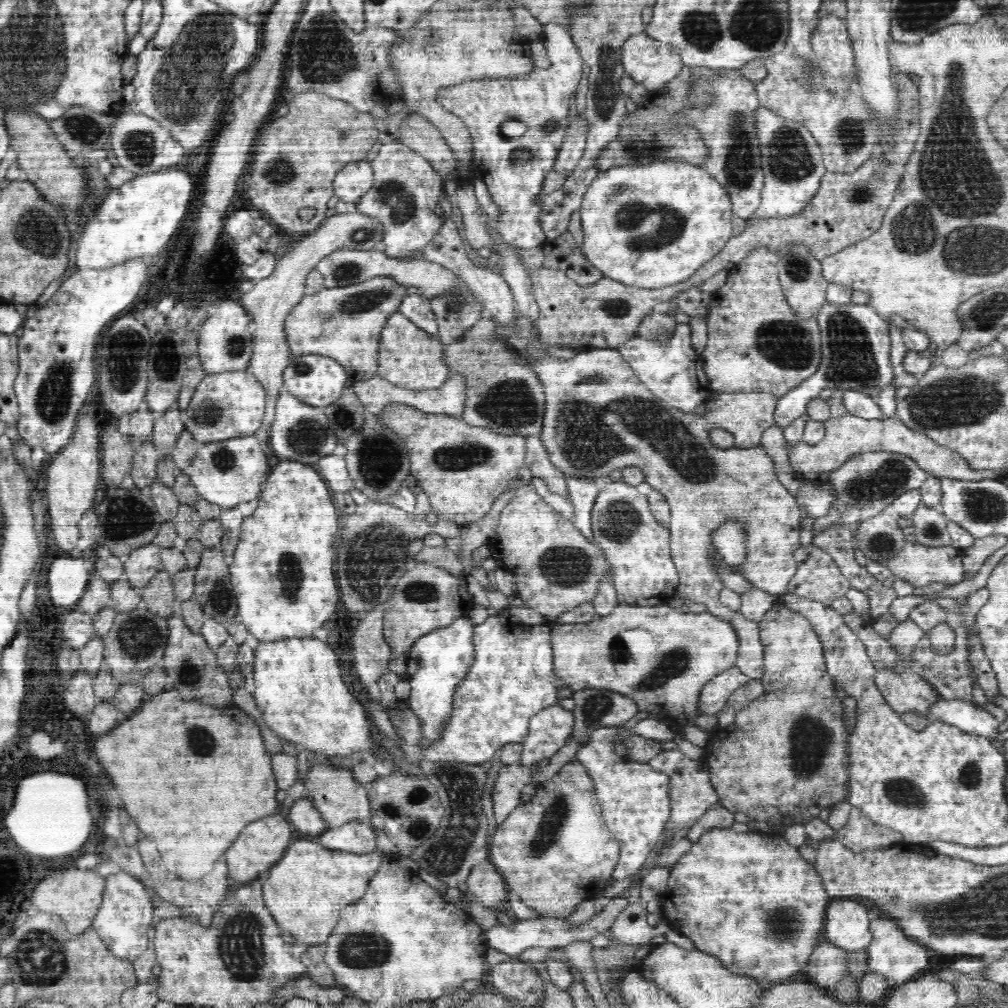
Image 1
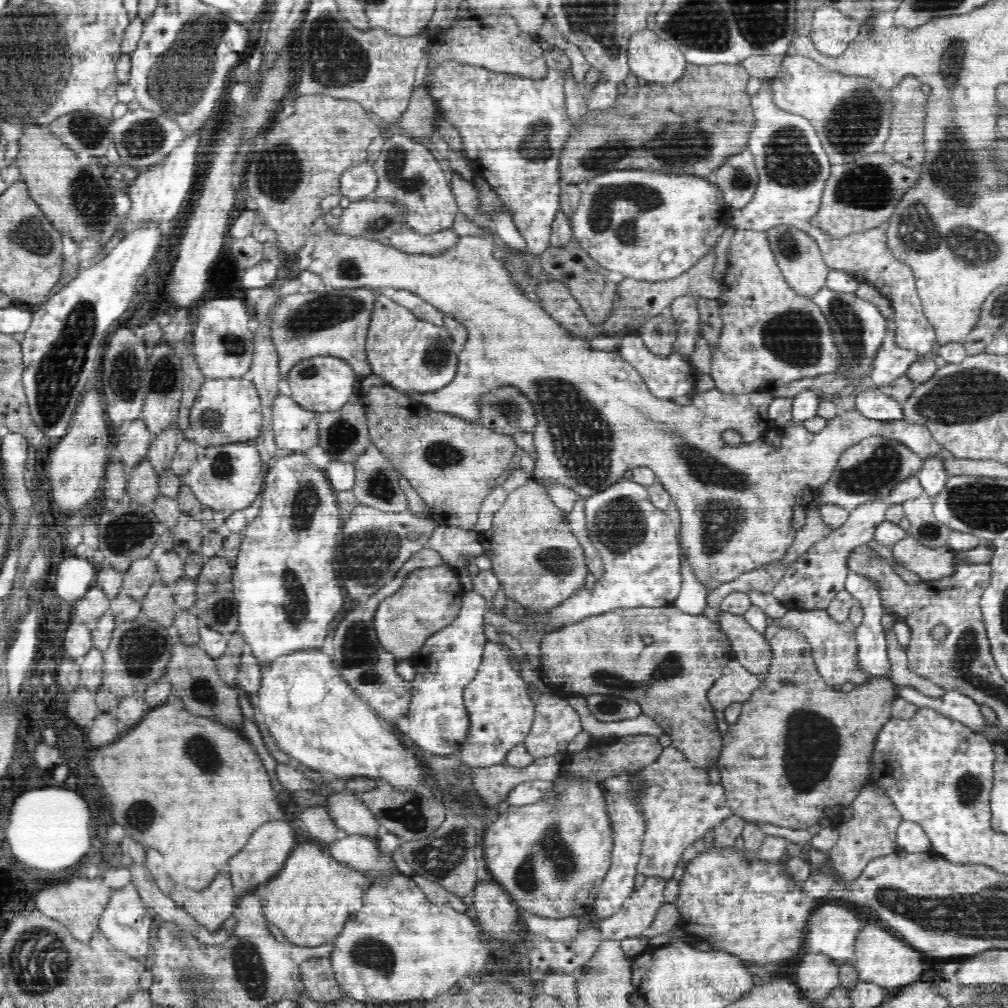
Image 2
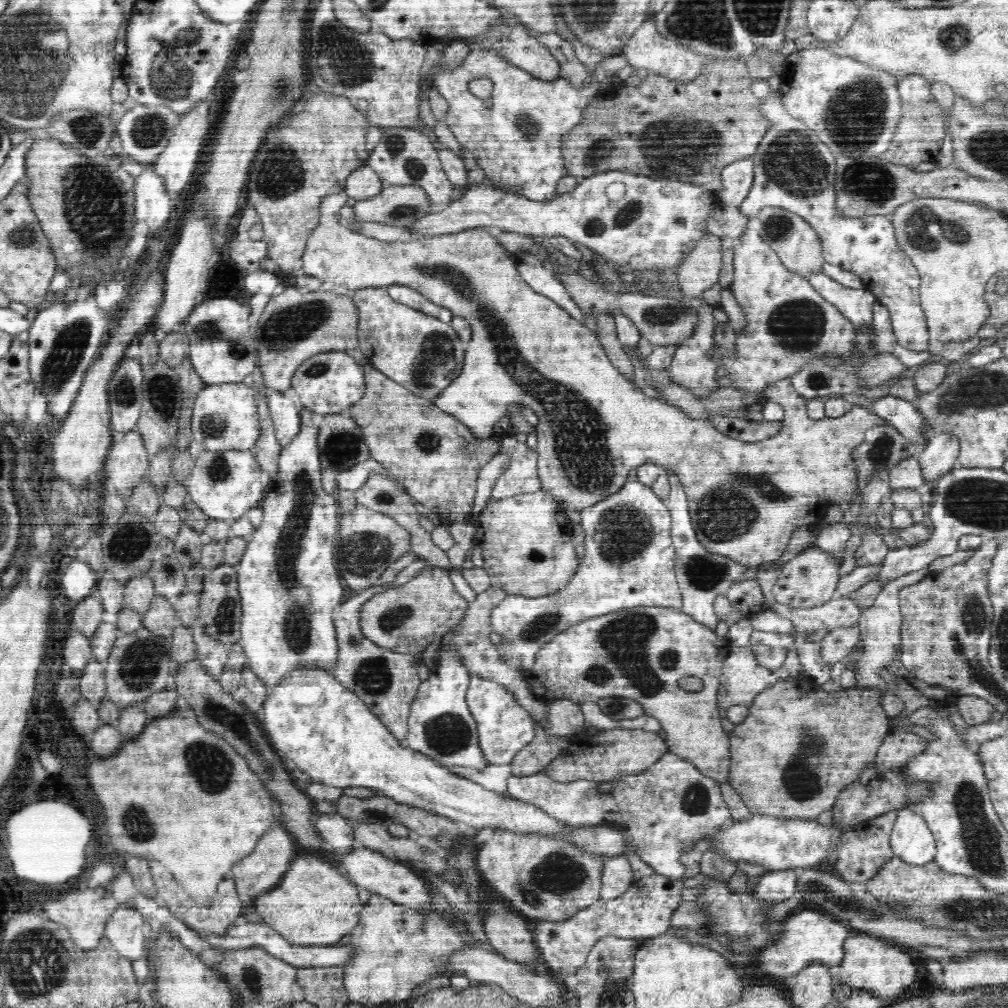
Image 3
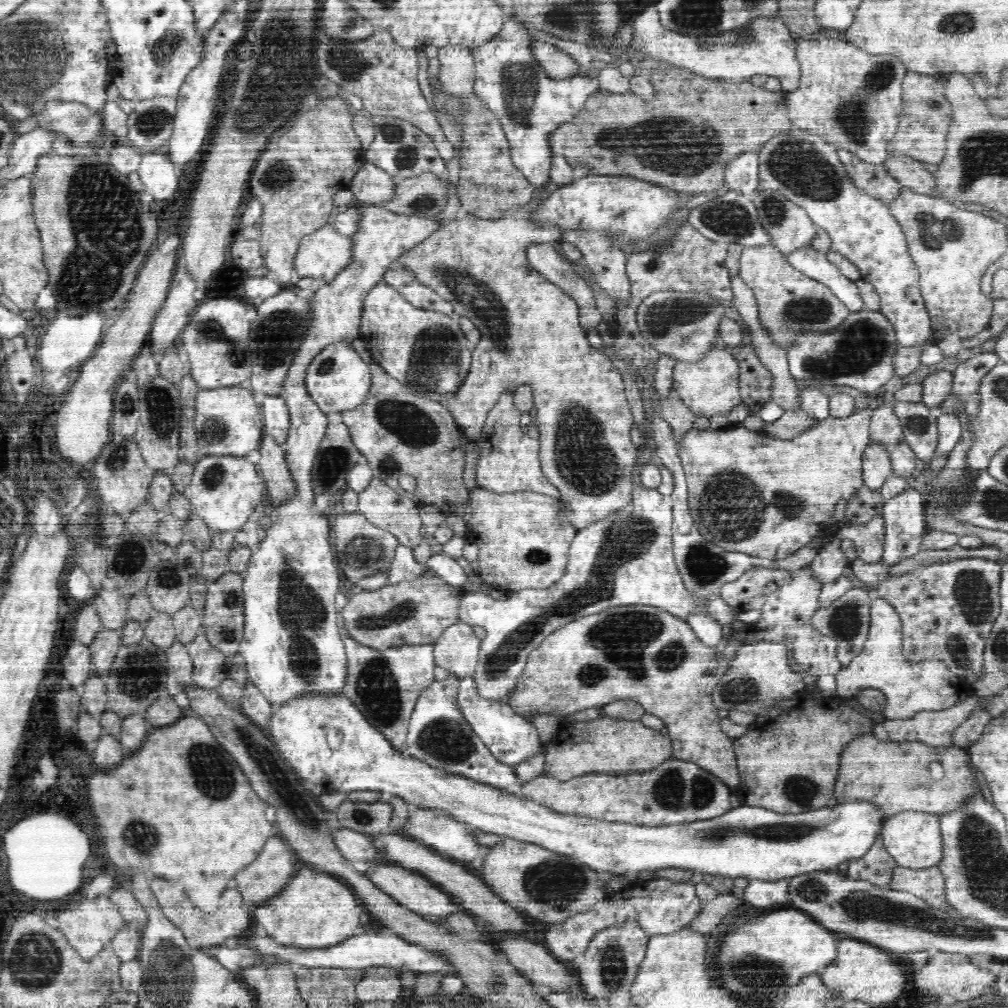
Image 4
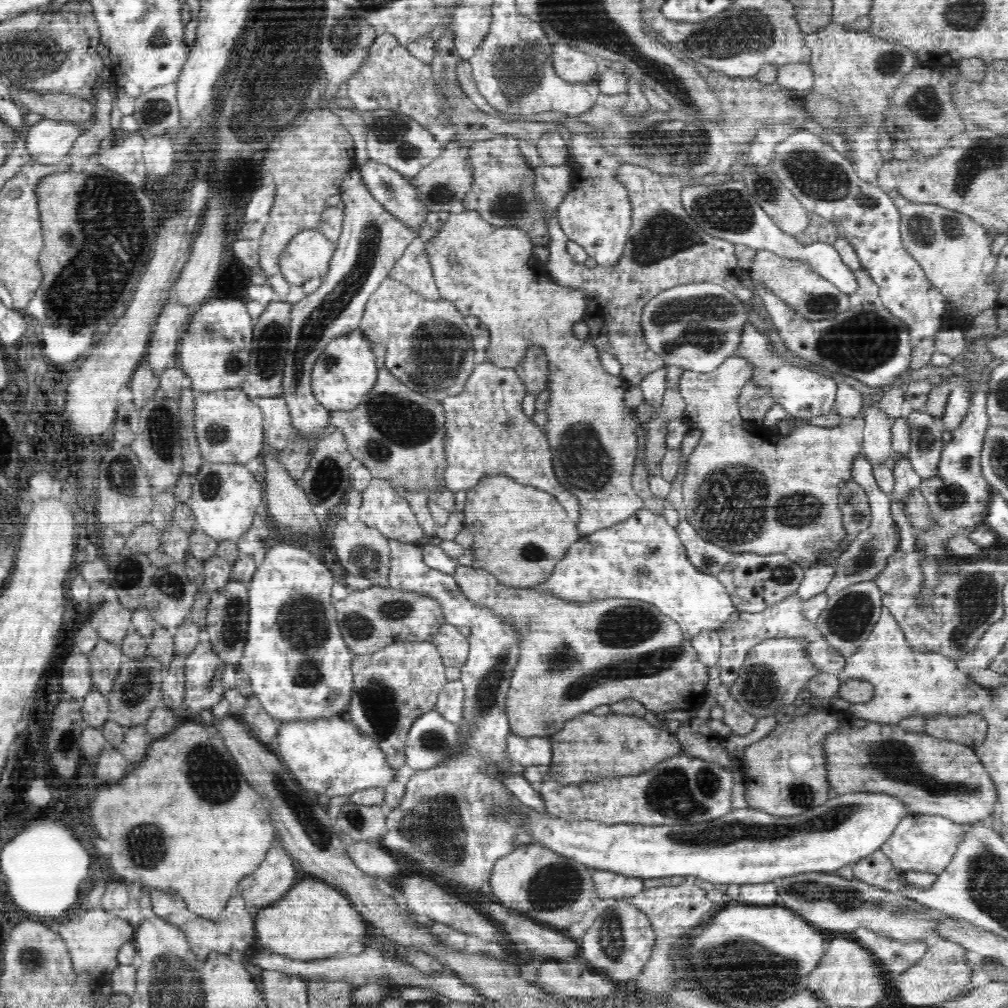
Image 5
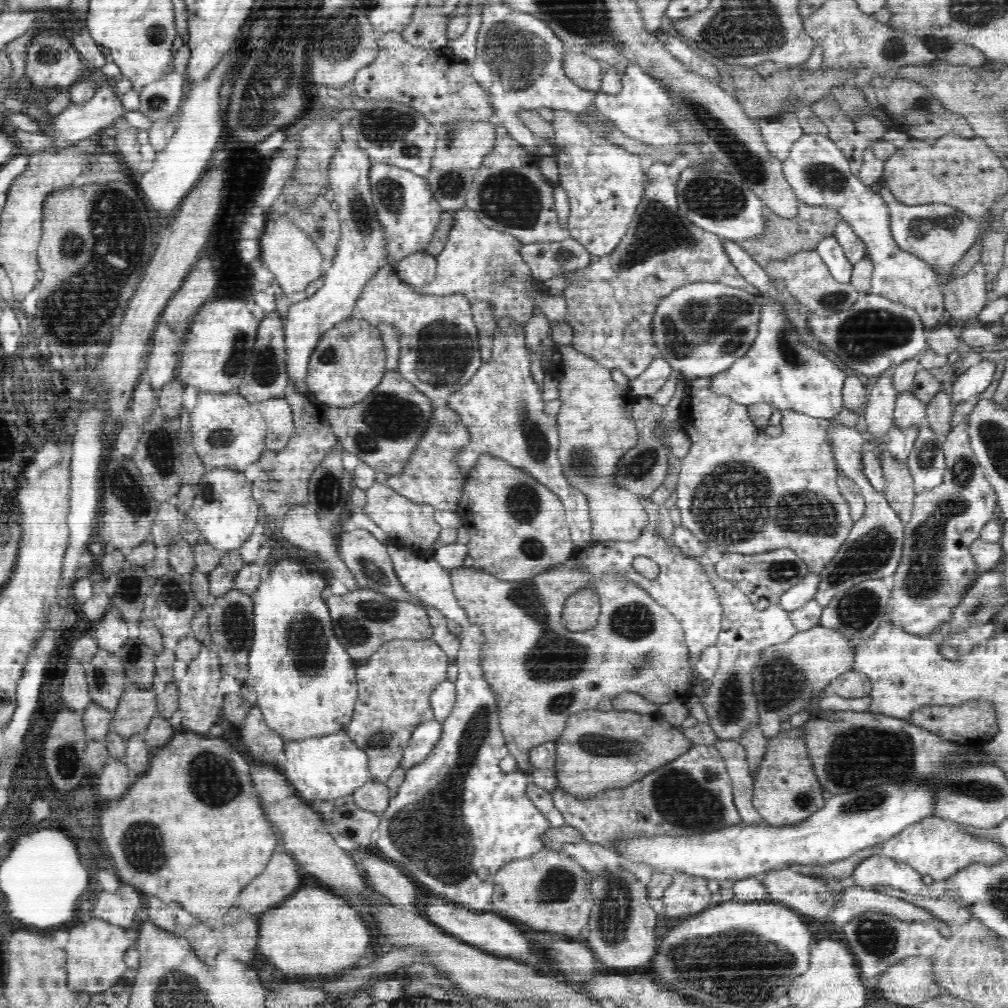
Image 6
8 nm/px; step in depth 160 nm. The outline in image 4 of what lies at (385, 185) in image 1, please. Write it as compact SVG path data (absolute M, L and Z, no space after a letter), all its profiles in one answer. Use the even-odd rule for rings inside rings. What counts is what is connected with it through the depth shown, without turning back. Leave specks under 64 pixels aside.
M378 114L372 115L370 119L374 123L376 136L365 150L365 160L390 173L395 183L424 173L436 173L439 176L447 174L445 160L440 156L432 138L420 128L394 116Z

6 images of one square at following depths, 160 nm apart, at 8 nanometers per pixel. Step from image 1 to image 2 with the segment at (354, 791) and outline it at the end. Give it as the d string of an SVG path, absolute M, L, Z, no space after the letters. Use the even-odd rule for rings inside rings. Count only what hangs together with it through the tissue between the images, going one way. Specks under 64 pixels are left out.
M329 790L325 809L330 813L337 830L343 835L364 835L377 839L378 827L381 825L372 811L359 802L359 793L343 790L334 793Z

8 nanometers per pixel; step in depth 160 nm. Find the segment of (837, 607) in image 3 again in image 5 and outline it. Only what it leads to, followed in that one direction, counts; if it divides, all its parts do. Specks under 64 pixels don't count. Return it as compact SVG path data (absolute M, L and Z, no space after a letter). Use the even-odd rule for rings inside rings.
M873 580L857 582L833 594L829 598L826 611L815 620L815 627L823 634L824 641L843 657L852 656L857 648L870 636L873 626L878 622L883 608L880 589Z

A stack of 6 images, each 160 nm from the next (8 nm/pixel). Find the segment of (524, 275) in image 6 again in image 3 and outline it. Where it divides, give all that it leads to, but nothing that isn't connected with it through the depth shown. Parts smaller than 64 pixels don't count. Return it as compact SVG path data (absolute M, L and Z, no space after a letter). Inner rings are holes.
M345 190L338 194L328 194L320 201L320 216L318 218L318 225L311 235L307 238L305 250L302 255L303 270L305 275L315 277L320 283L329 282L333 285L342 285L350 290L358 290L360 288L378 288L387 287L392 284L408 285L410 288L416 289L420 294L427 297L434 304L448 308L456 316L464 317L472 327L471 340L465 350L464 364L460 376L453 380L438 396L431 401L440 410L451 414L459 421L468 427L468 430L477 437L490 437L493 435L494 426L497 420L507 414L508 408L512 405L527 406L530 410L534 410L538 417L538 424L534 427L537 434L537 447L535 451L537 456L537 472L540 478L540 483L543 490L546 490L555 500L560 500L560 504L564 508L569 508L574 511L582 512L584 508L595 507L596 504L603 503L604 500L610 499L611 496L616 495L616 492L623 490L627 484L628 474L630 470L634 470L645 463L655 463L662 466L666 474L674 473L680 481L680 485L686 491L688 498L689 512L694 530L696 530L696 539L700 545L712 554L725 556L730 560L739 562L744 568L752 568L754 566L762 565L777 561L780 556L784 554L786 546L790 544L790 538L794 534L794 530L800 524L812 524L813 530L824 522L824 515L827 512L828 505L835 502L848 502L860 500L862 493L859 488L859 468L854 461L854 450L859 444L862 444L865 439L865 432L872 428L872 426L882 426L887 424L887 420L876 416L876 413L870 409L853 405L844 416L838 418L826 417L822 420L812 420L807 415L808 400L804 400L802 396L802 432L778 432L770 438L765 438L762 442L742 442L734 440L722 434L712 421L714 416L708 416L701 419L694 419L688 417L684 411L666 404L662 399L651 398L644 394L642 389L634 386L632 381L628 381L628 377L620 373L620 371L612 364L612 361L607 357L603 345L598 340L596 332L588 329L582 322L568 314L568 311L563 309L559 304L556 304L550 297L544 296L543 293L538 293L532 289L526 281L524 281L523 274L518 269L518 256L516 253L510 252L506 246L500 243L500 239L496 237L495 231L487 227L476 227L464 229L462 232L448 233L445 235L434 235L425 237L422 240L410 240L408 242L382 242L375 238L366 237L358 233L358 231L351 230L344 221L338 220L338 211L343 207L348 199Z

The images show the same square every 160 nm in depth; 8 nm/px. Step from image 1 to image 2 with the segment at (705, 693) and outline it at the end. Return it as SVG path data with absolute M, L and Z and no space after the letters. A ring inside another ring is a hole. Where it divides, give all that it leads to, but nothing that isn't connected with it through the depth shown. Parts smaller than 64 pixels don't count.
M732 658L724 665L722 676L708 691L708 702L714 710L724 711L732 703L746 702L762 682L756 673L748 672L738 660Z

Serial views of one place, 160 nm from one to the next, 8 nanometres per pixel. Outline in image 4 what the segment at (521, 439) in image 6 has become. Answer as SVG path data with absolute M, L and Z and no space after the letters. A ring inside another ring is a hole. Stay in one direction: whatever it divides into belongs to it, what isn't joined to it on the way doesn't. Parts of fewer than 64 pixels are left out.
M506 387L497 398L496 404L489 409L485 424L481 426L480 438L476 444L482 448L480 462L476 466L478 485L494 493L536 492L562 501L559 489L544 477L543 464L538 462L538 442L520 440L526 438L520 432L520 416L522 412L515 407L514 389ZM492 438L492 440L484 440Z

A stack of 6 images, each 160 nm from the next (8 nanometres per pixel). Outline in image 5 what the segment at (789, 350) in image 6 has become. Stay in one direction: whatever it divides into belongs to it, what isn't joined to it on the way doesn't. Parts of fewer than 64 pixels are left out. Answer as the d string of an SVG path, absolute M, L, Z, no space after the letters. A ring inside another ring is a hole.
M749 324L743 328L742 342L740 342L735 356L748 363L754 373L754 380L760 384L760 387L770 389L774 403L784 407L790 417L814 418L814 416L829 414L830 410L833 410L838 384L834 384L830 378L824 378L818 372L810 372L806 368L796 368L796 366L790 366L786 360L780 360L774 354L772 346L768 344L766 336L760 334L753 325Z

